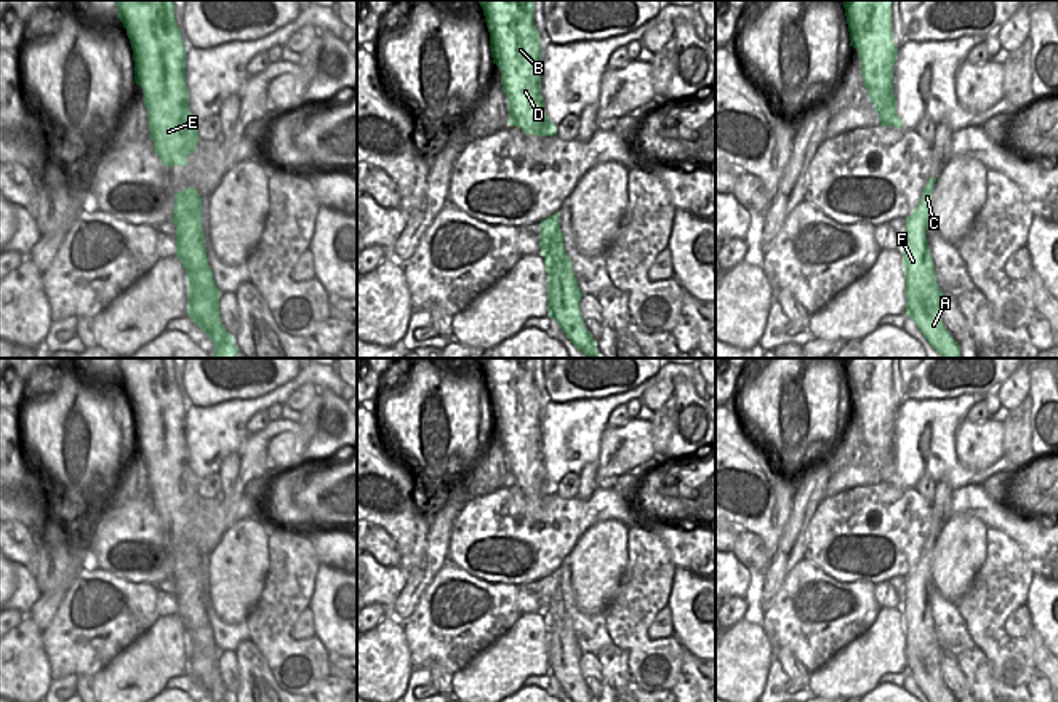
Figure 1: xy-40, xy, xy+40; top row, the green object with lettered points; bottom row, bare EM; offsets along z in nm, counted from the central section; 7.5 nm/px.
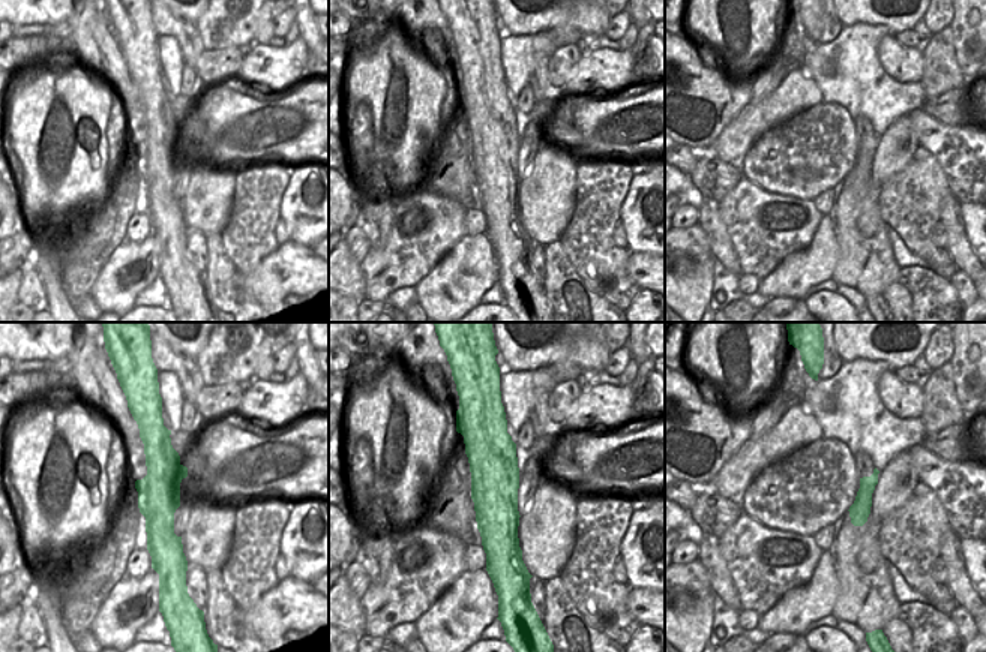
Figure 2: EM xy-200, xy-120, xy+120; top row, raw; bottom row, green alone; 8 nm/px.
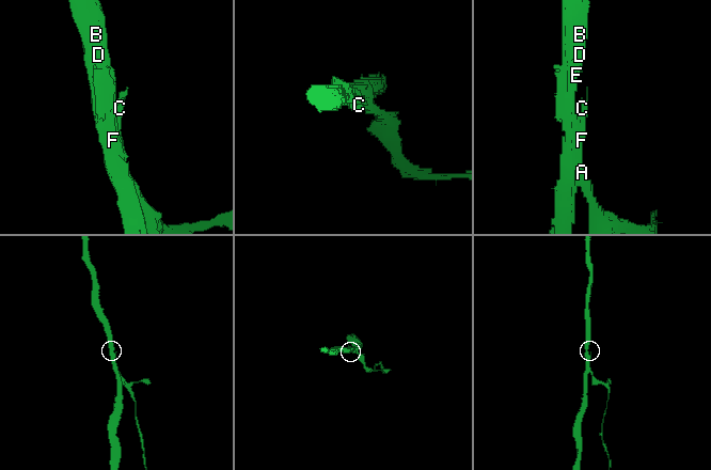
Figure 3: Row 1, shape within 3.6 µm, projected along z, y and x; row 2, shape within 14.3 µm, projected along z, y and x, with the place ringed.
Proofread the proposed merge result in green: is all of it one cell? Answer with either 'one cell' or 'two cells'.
two cells

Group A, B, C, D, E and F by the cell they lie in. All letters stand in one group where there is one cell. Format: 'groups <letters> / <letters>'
groups A C F / B D E

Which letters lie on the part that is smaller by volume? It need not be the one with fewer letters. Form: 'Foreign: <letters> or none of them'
Foreign: A, C, F

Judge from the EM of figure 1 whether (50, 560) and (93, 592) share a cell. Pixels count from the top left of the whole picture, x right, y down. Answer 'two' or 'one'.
two

